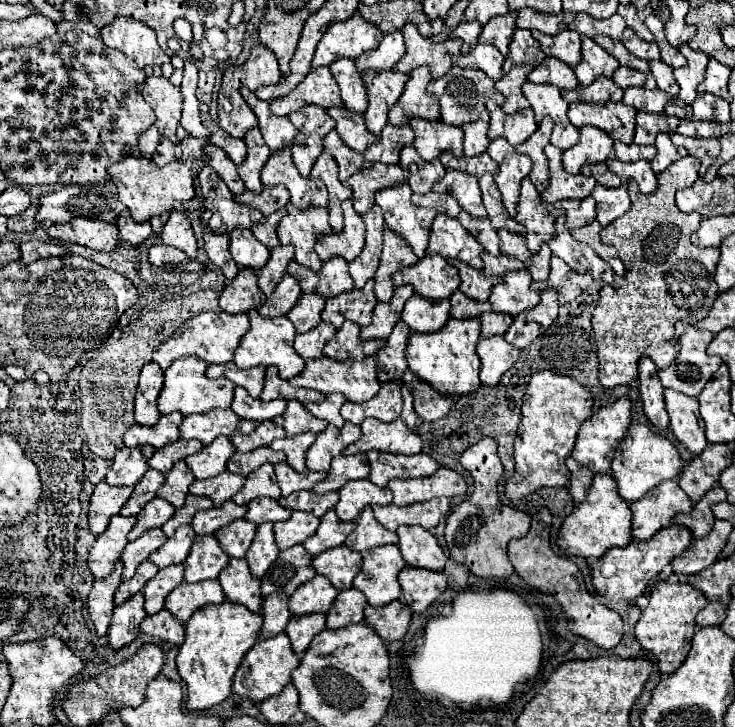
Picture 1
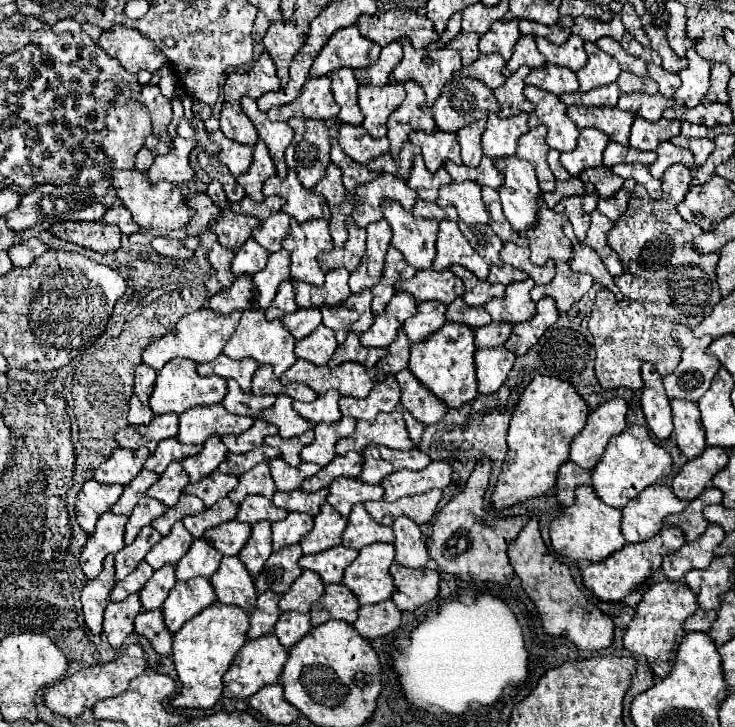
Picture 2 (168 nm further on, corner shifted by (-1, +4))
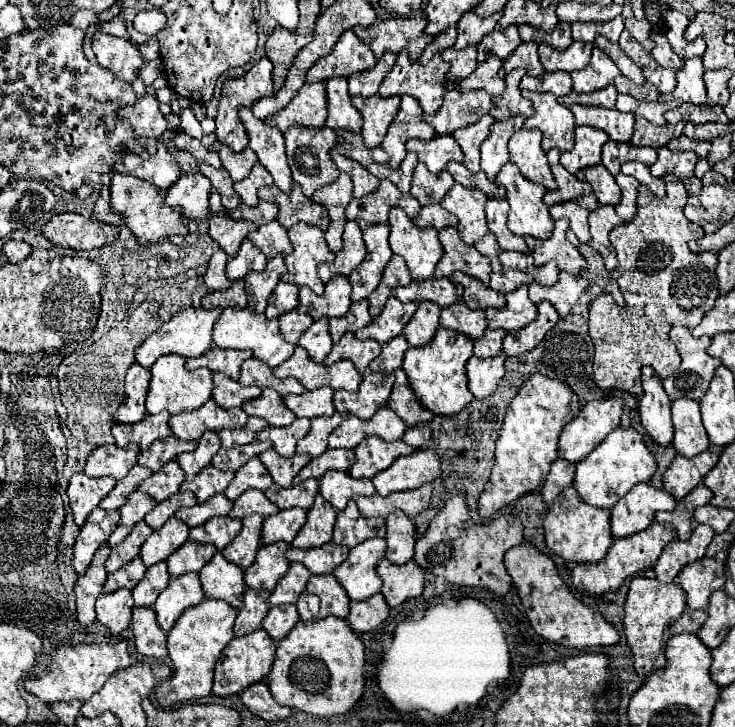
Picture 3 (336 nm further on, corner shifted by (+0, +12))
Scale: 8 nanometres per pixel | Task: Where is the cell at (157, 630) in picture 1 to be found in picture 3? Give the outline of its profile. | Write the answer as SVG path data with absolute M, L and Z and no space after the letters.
M133 608L131 628L139 654L149 658L167 658L167 634L157 626L155 612L151 608Z

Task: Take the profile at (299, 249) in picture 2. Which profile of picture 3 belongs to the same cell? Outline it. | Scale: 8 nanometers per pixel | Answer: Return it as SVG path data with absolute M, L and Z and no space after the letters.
M297 224L289 230L289 240L293 244L293 254L285 258L287 272L281 280L293 282L297 286L307 286L315 294L323 294L323 284L317 276L319 264L331 264L335 260L335 254L327 248L327 242L323 238L323 230L315 228L311 224Z

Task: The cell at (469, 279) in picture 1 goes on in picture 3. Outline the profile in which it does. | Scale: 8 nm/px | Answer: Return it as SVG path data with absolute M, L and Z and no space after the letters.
M455 272L455 276L451 276L451 282L463 286L463 290L465 290L463 300L471 310L503 308L503 304L505 304L505 296L499 292L493 292L481 280L475 280L471 276L463 276L461 272Z

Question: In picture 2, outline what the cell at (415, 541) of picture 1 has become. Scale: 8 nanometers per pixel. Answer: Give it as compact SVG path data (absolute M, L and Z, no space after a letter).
M398 518L394 522L394 548L396 548L396 562L408 568L424 568L430 560L426 536L422 534L420 526L410 518Z

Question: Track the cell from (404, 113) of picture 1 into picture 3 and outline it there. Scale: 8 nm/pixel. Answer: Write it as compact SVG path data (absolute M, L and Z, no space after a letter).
M403 96L401 98L401 110L397 114L397 118L393 120L381 148L391 156L391 168L399 168L399 164L403 162L407 150L405 150L405 142L409 138L417 138L417 140L431 140L435 136L435 130L423 120L423 110L419 108L417 100L413 100L411 96Z

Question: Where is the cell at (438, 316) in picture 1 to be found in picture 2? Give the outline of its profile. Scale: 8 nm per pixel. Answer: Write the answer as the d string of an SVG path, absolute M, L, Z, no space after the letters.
M420 302L418 312L404 322L404 330L410 342L418 342L420 338L428 338L432 332L444 326L446 306L440 302Z

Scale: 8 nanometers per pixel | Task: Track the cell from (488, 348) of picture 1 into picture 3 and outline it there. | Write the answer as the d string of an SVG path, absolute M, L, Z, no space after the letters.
M503 352L491 360L479 360L477 356L471 356L467 360L467 378L469 378L469 390L475 398L483 400L491 396L501 382L505 368L503 368Z

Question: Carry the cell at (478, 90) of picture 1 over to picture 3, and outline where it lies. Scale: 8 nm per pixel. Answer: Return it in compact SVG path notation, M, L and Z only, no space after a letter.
M451 90L445 94L443 104L435 116L425 120L435 128L439 136L453 134L459 128L475 124L481 116L491 110L491 96L487 92L459 92Z

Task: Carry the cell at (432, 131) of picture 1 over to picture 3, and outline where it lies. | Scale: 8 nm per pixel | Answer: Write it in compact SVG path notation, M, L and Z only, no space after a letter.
M435 136L427 144L423 144L423 140L409 140L407 152L415 152L419 162L423 162L433 174L441 174L443 170L447 170L447 162L451 160L463 162L463 152L451 136Z

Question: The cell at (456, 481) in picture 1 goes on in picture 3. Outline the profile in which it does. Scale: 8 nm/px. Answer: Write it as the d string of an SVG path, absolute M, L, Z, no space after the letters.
M417 450L395 460L395 464L387 470L373 476L373 486L377 494L389 496L393 492L415 490L427 482L433 482L439 474L439 456L433 450Z

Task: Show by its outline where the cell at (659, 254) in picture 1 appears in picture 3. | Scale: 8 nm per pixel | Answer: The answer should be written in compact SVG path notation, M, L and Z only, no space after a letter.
M665 176L667 196L657 198L649 192L647 186L639 188L637 196L637 216L633 222L621 224L619 228L611 230L611 244L617 252L617 268L611 272L615 282L619 284L621 294L625 296L627 304L625 308L619 308L613 302L591 302L589 306L589 332L595 344L595 358L593 358L593 372L595 372L595 384L599 388L611 388L611 390L623 390L633 396L641 396L641 368L651 366L661 380L669 378L681 364L681 356L675 348L675 344L669 340L669 330L673 326L687 326L695 328L705 312L709 312L719 298L717 290L717 256L713 252L701 252L693 254L687 246L689 240L703 236L703 228L689 222L683 216L683 208L687 202L687 190L683 188L683 182L677 176Z

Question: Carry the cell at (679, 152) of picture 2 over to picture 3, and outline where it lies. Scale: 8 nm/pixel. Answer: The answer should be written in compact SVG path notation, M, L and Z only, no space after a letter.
M659 148L657 150L659 158L657 162L651 166L651 174L655 178L663 178L665 174L675 174L687 188L689 194L699 194L703 184L701 180L693 174L697 156L695 152L671 152L669 148Z

